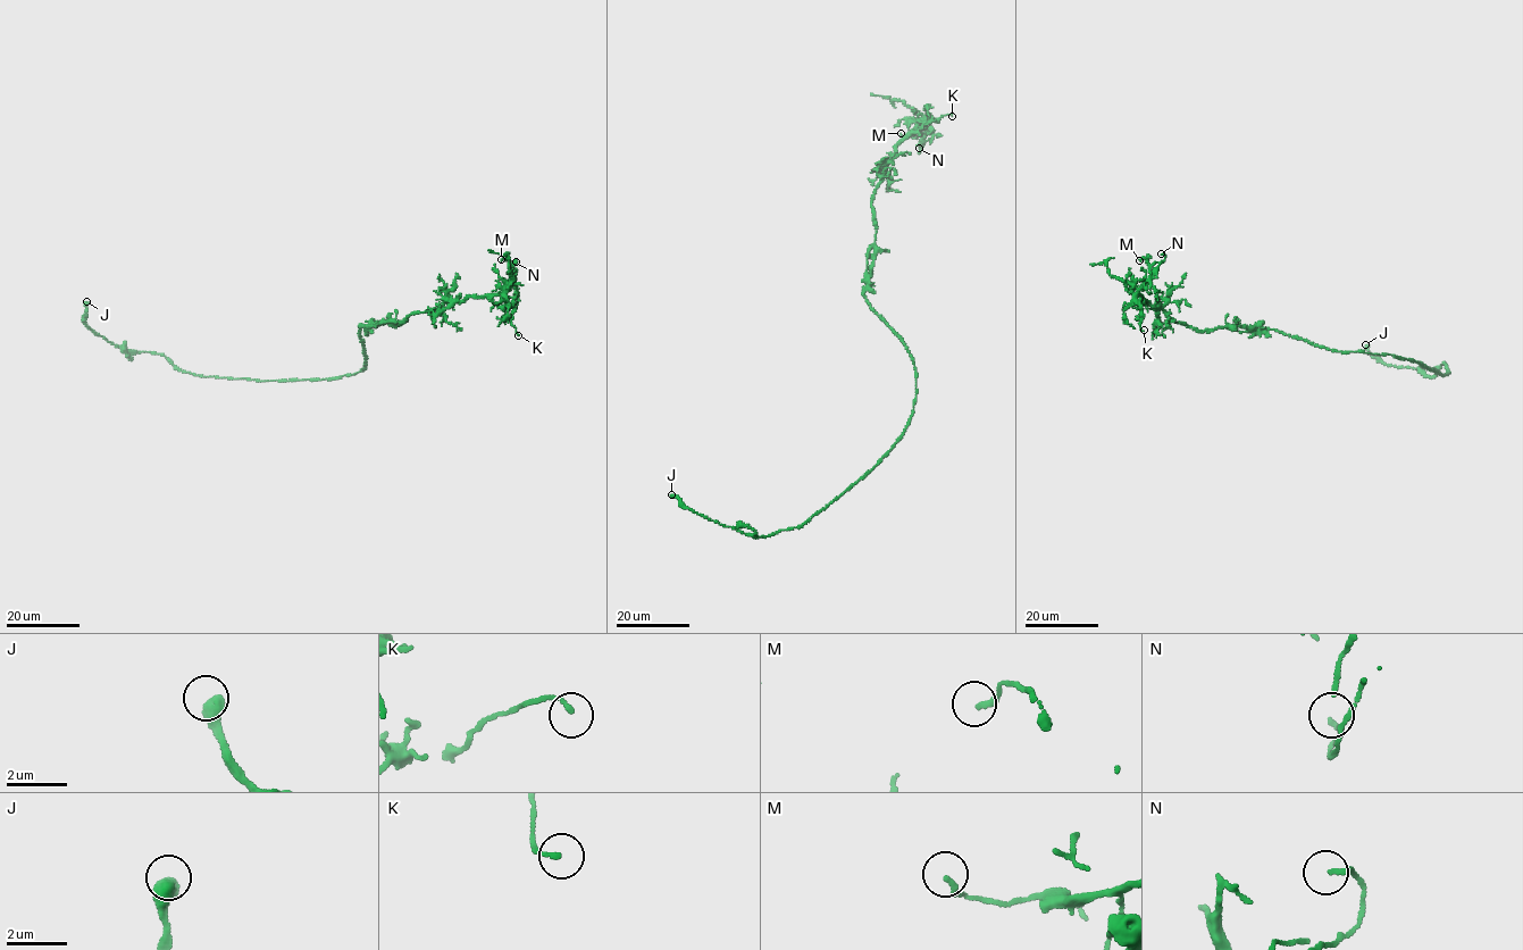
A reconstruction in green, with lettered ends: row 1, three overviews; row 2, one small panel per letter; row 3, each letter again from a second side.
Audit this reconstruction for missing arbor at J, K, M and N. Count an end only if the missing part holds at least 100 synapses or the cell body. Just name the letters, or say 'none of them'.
none of them

